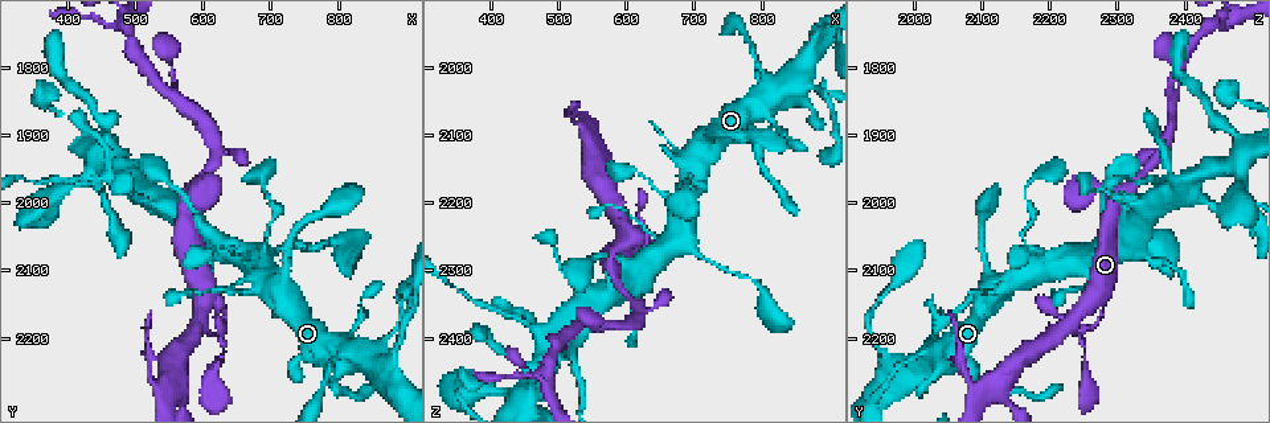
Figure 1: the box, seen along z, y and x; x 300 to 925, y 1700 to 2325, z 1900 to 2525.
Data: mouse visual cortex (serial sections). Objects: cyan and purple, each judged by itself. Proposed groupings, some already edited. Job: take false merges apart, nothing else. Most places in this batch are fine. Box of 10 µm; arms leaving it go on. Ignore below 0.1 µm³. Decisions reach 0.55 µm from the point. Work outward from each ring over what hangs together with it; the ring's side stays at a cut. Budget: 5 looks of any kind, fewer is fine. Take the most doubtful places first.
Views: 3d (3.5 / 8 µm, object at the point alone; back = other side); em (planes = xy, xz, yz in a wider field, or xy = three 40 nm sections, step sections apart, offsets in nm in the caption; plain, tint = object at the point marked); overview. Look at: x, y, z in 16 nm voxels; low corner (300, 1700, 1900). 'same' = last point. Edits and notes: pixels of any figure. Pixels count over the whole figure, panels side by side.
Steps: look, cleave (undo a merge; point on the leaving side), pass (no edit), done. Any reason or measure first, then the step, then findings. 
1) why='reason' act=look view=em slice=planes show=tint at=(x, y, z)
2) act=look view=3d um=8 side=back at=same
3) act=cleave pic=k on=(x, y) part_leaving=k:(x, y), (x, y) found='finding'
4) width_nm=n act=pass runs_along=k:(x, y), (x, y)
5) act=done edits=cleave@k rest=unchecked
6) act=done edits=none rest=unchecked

act=look view=3d um=3.5 at=(440, 1965, 2370)

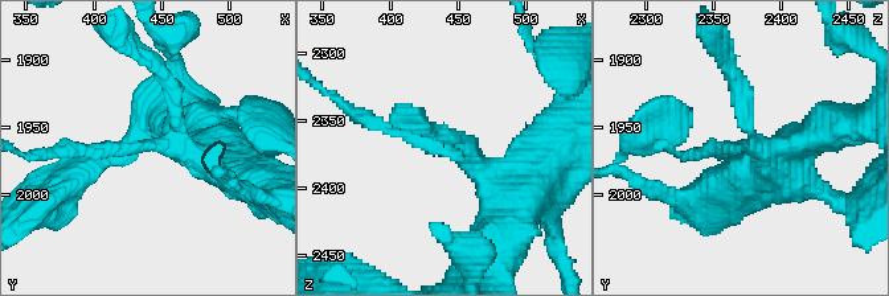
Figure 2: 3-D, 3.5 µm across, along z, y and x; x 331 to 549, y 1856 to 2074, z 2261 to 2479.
act=look view=em slice=xy step=2 show=tint at=(440, 1962, 2370)

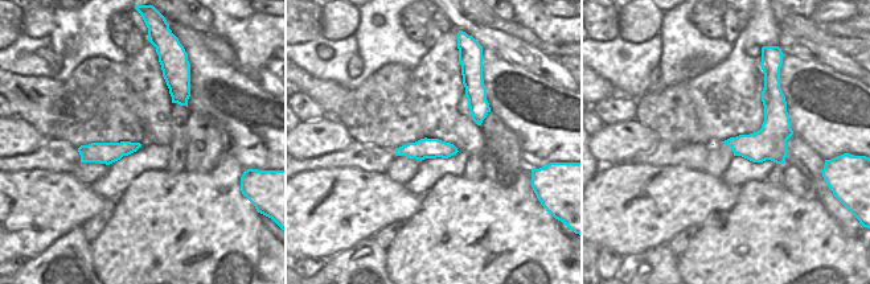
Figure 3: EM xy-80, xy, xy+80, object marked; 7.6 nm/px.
act=pass runs_along=3:(452, 149), (398, 152) found='continuous, no second cell'

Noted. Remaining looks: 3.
why='four arms meet' act=look view=3d um=3.5 at=(855, 2215, 2030)

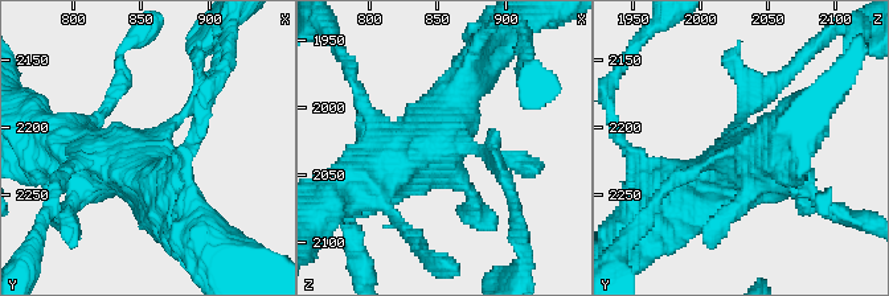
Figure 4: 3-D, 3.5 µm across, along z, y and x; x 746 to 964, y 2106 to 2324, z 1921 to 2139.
why='need the tissue' act=look view=em slice=xy step=1 show=tint at=(858, 2220, 2026)

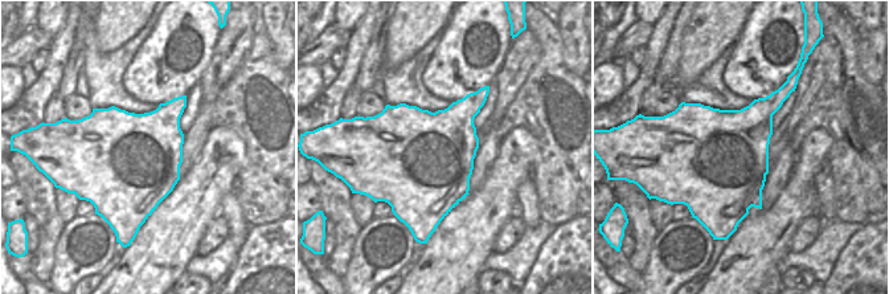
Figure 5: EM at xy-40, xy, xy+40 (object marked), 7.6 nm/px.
width_nm=800 act=pass runs_along=4:(344, 190), (430, 136), (470, 78) found='all the same cell'

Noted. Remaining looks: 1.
act=done edits=none rest=unchecked

